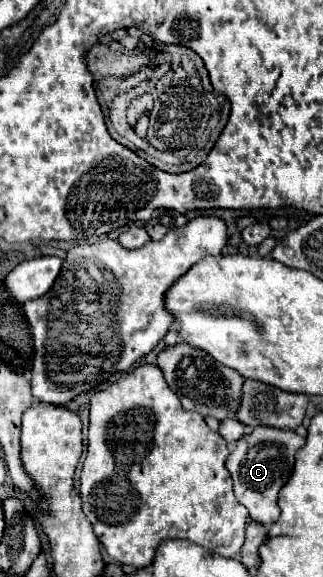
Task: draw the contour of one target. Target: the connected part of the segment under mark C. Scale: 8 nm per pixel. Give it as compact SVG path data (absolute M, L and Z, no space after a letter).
M259 426L249 430L231 450L231 454L225 460L225 466L229 468L229 474L233 478L233 492L249 512L249 518L271 526L279 518L279 506L277 506L277 494L289 480L293 472L293 454L305 444L305 438L295 434L293 430L279 430L279 428L267 428Z

